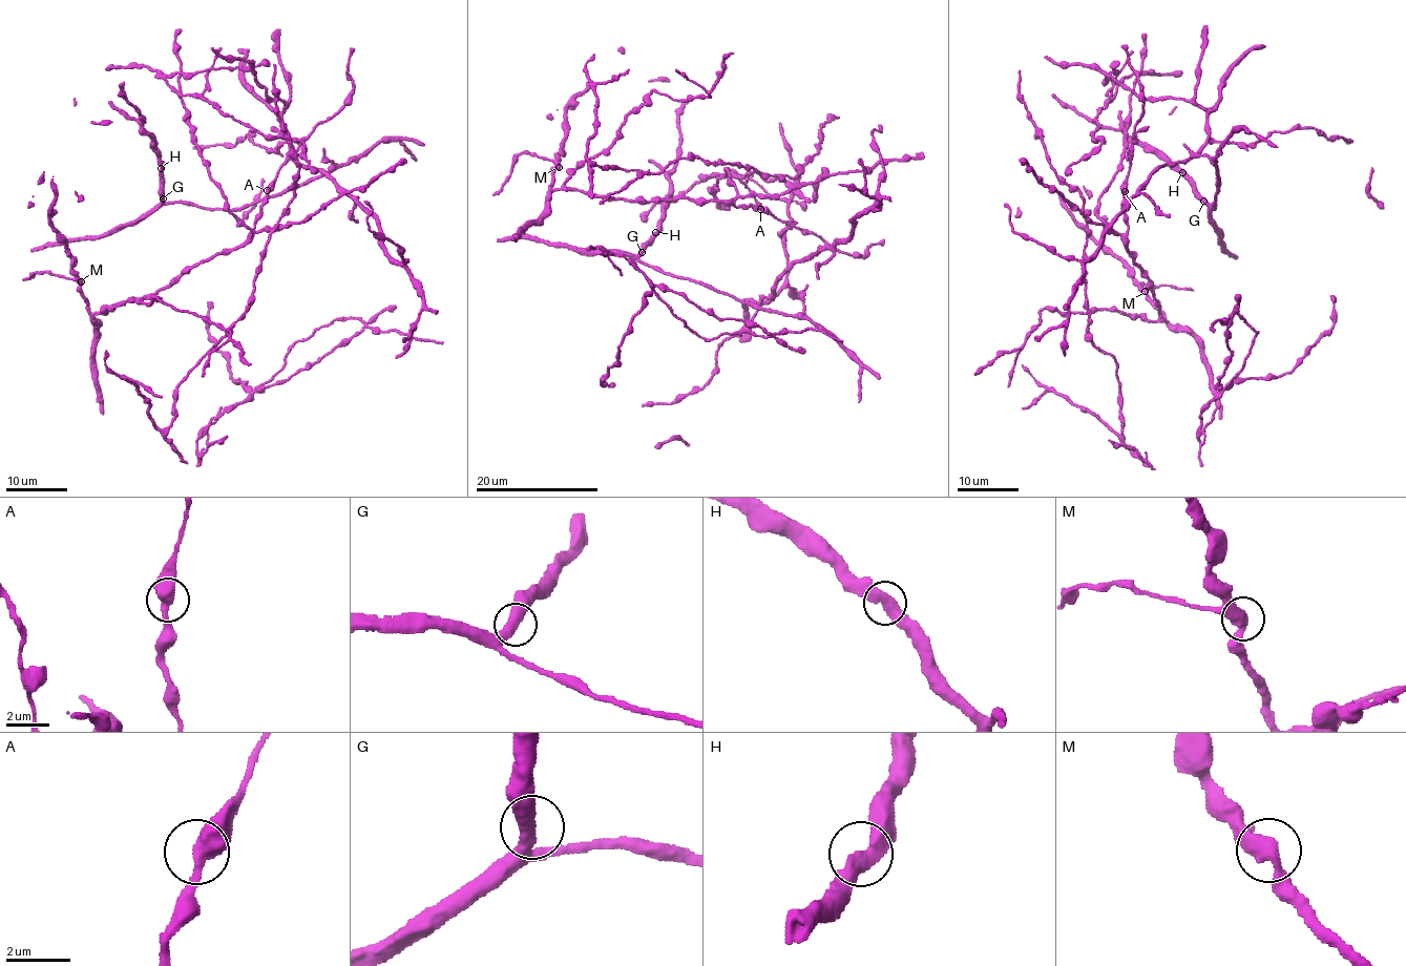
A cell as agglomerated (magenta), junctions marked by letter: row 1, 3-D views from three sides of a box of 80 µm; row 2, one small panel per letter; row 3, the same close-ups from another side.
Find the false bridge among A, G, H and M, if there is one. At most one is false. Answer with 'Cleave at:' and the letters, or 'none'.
Cleave at: none

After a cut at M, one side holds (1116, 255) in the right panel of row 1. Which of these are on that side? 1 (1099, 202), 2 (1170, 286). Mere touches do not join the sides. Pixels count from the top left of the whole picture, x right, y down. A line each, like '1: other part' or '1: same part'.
1: other part
2: same part

